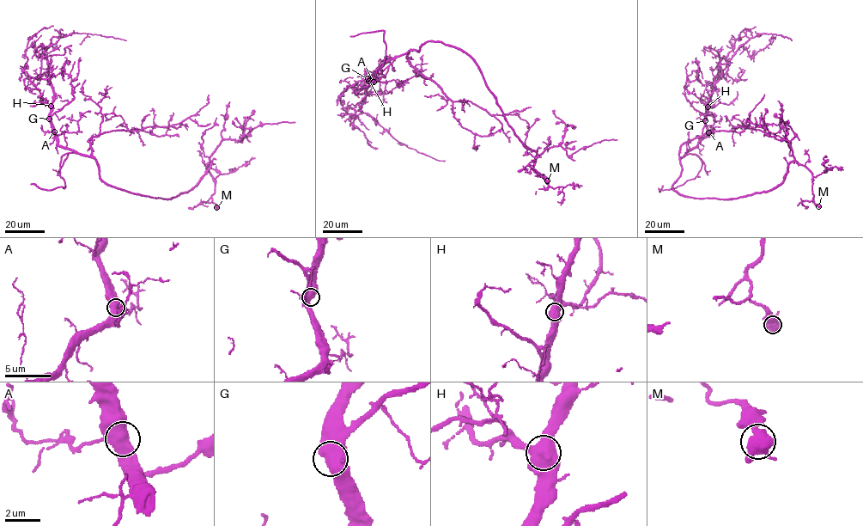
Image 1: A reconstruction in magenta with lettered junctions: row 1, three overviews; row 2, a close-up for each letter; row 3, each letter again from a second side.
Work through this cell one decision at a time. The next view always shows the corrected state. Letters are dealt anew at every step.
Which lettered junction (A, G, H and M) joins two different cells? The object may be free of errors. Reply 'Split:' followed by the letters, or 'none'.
Split: none

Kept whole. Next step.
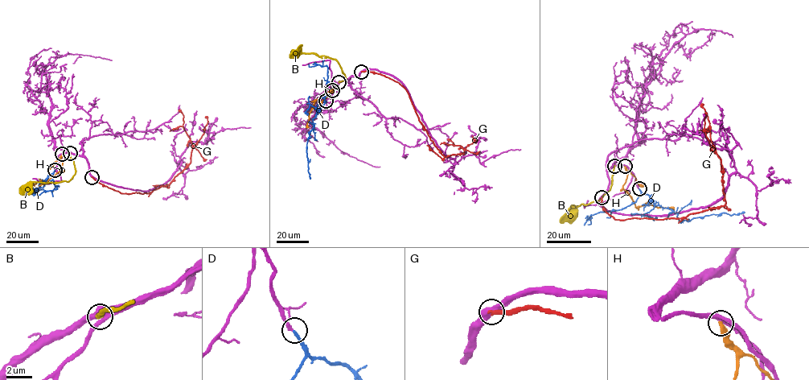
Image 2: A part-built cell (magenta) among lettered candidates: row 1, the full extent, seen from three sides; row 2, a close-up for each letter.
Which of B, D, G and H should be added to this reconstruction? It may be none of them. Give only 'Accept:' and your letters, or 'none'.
Accept: D

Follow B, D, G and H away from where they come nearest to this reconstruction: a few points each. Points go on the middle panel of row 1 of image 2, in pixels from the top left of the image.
B: (338, 82), (344, 80), (345, 76), (334, 59), (294, 50), (289, 55)
D: (326, 101), (314, 119), (314, 127), (307, 142), (310, 179)
G: (361, 72), (374, 72), (399, 82), (436, 146), (445, 157), (463, 154), (460, 146), (448, 141)
H: (332, 90), (315, 101), (309, 114), (308, 127)

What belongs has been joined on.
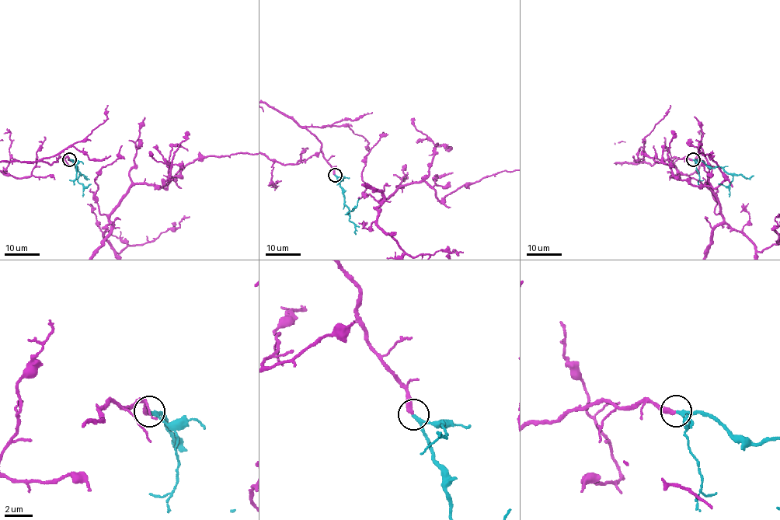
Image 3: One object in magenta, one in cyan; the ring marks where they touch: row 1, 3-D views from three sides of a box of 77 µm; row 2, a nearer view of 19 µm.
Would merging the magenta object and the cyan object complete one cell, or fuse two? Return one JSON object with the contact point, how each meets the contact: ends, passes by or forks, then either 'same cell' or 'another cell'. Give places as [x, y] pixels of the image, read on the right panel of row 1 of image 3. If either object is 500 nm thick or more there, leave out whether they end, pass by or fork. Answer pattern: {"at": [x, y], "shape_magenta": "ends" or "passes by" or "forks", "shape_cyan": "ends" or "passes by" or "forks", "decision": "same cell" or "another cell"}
{"at": [693, 159], "shape_magenta": "ends", "shape_cyan": "passes by", "decision": "same cell"}

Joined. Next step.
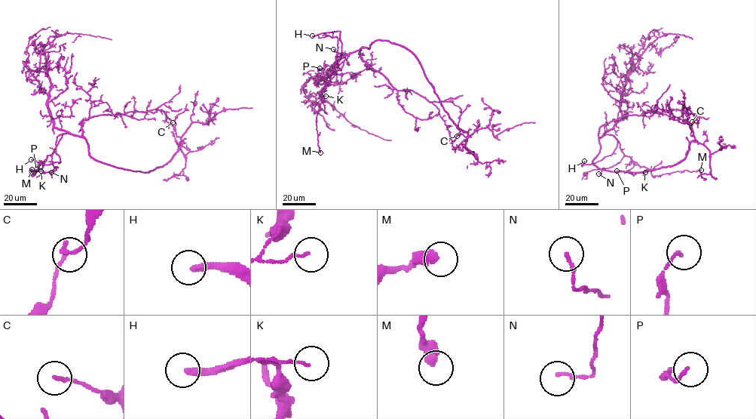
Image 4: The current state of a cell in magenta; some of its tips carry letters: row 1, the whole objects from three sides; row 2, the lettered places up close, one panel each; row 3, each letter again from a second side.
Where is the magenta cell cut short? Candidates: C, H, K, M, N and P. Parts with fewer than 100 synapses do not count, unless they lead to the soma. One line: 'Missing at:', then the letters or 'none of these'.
Missing at: H

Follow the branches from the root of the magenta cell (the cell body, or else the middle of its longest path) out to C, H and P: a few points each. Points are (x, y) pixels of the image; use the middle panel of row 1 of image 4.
C: (380, 40), (368, 49), (362, 47), (360, 57), (397, 90), (412, 90), (432, 103), (451, 143), (457, 136)
H: (380, 40), (374, 40), (368, 49), (361, 47), (353, 51), (338, 68), (341, 53), (340, 32), (312, 35)
P: (380, 40), (374, 40), (368, 49), (361, 47), (351, 53), (328, 84), (318, 75), (319, 68)

